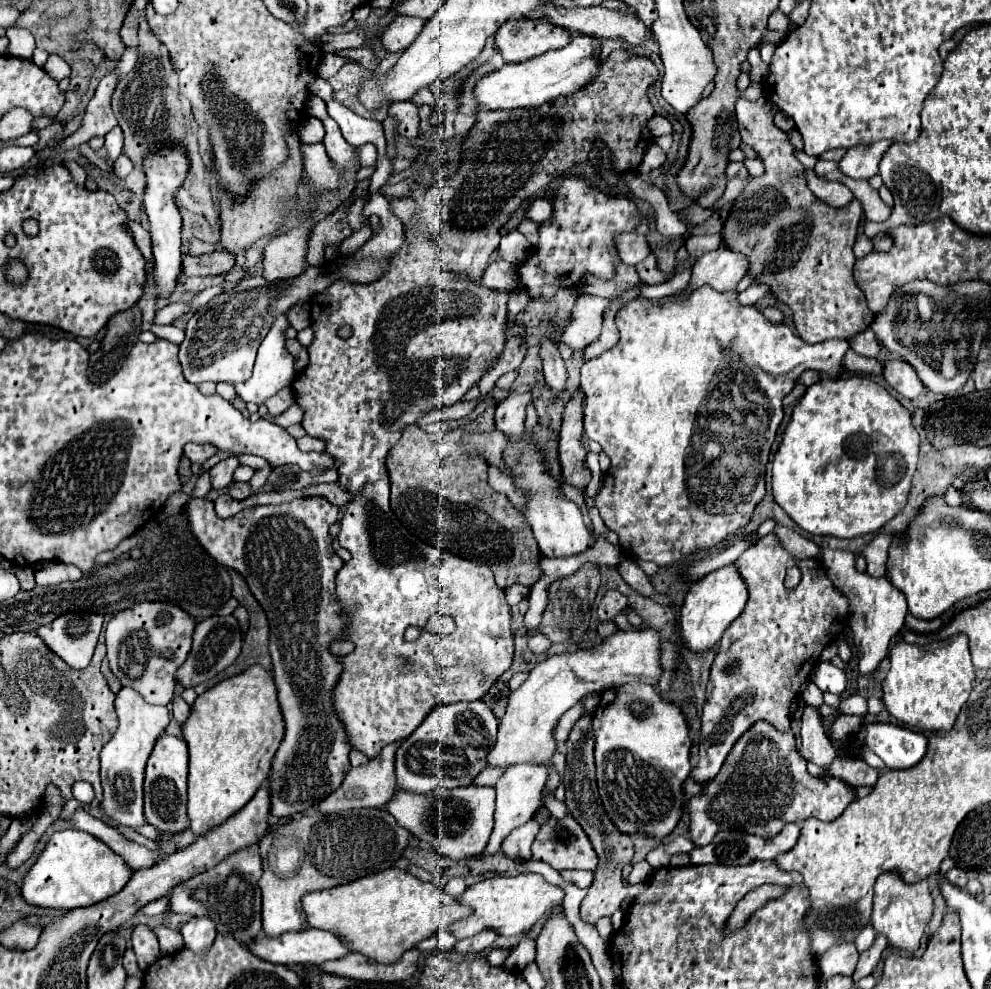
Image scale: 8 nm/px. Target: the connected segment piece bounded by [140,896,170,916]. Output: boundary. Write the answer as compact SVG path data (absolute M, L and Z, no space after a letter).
M164 896L164 898L158 898L158 900L150 902L150 904L146 904L146 908L144 908L144 910L140 910L140 912L148 914L148 916L164 914L164 912L168 912L168 904L170 904L170 898L168 898L168 896Z

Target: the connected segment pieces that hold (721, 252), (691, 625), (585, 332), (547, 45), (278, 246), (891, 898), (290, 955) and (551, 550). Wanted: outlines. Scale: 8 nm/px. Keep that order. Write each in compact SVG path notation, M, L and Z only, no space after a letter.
M720 246L718 250L706 252L696 264L694 264L694 272L692 272L692 280L688 284L688 288L684 290L684 294L708 284L718 292L726 292L726 290L734 290L736 284L744 278L748 270L748 260L744 254L740 252L732 252L724 246Z
M732 564L718 568L710 574L706 574L702 580L694 582L692 588L688 590L682 610L680 610L680 634L682 634L686 648L694 654L704 654L704 652L712 650L720 642L720 636L724 634L724 630L744 610L746 600L748 600L746 584Z
M590 294L578 296L572 312L572 322L564 330L562 340L572 350L584 350L592 340L596 340L596 336L600 336L602 318L606 310L610 310L610 300Z
M520 18L502 24L494 40L502 52L504 62L516 64L540 56L548 50L564 48L572 40L572 36L566 28L552 26L550 22Z
M304 226L272 238L264 250L264 278L268 282L288 280L306 270L306 248L310 230Z
M884 872L878 876L874 886L874 910L872 910L872 928L878 934L888 938L888 946L902 950L906 954L914 954L920 948L920 938L932 920L932 896L928 890L928 882L904 884L896 872Z
M306 928L302 932L288 932L288 934L282 934L280 938L258 936L256 940L252 940L248 950L262 960L268 960L272 964L284 964L284 966L294 966L294 964L316 964L318 966L328 960L340 960L352 952L336 934L316 930L316 928Z
M530 404L526 409L526 430L524 430L524 436L520 440L510 438L510 446L506 450L506 462L512 464L514 472L520 476L516 484L520 488L532 492L532 498L528 500L528 508L524 512L524 518L530 524L532 532L534 532L534 538L536 538L542 554L546 558L568 558L568 556L576 556L576 554L582 554L584 550L590 548L592 534L590 534L588 526L584 524L578 506L574 502L566 500L560 494L558 482L554 482L546 474L546 470L542 466L542 458L534 452L534 444L530 442L530 430L536 426L536 422L538 422L536 410L534 410L534 405Z

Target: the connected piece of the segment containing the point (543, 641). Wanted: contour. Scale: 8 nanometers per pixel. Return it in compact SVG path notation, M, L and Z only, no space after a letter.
M542 634L530 636L530 638L528 638L528 644L530 644L530 650L532 650L534 654L544 654L544 652L550 648L550 640L548 640L546 636L542 636Z

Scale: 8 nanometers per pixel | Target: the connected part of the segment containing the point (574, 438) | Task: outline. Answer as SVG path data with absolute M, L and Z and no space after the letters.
M576 392L564 408L558 456L564 480L578 488L586 488L592 480L592 472L586 466L586 450L580 444L582 432L582 392Z

